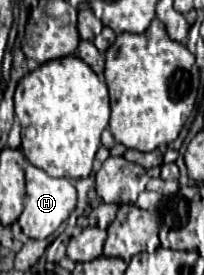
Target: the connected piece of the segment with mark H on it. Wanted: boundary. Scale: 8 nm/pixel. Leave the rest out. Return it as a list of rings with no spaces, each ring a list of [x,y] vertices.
[[[32,164],[26,168],[26,190],[28,192],[26,192],[26,198],[24,198],[24,212],[18,220],[18,224],[28,238],[36,238],[36,240],[48,238],[50,234],[54,234],[58,230],[58,226],[76,208],[76,188],[74,188],[72,180],[52,178],[44,170],[40,170]]]

